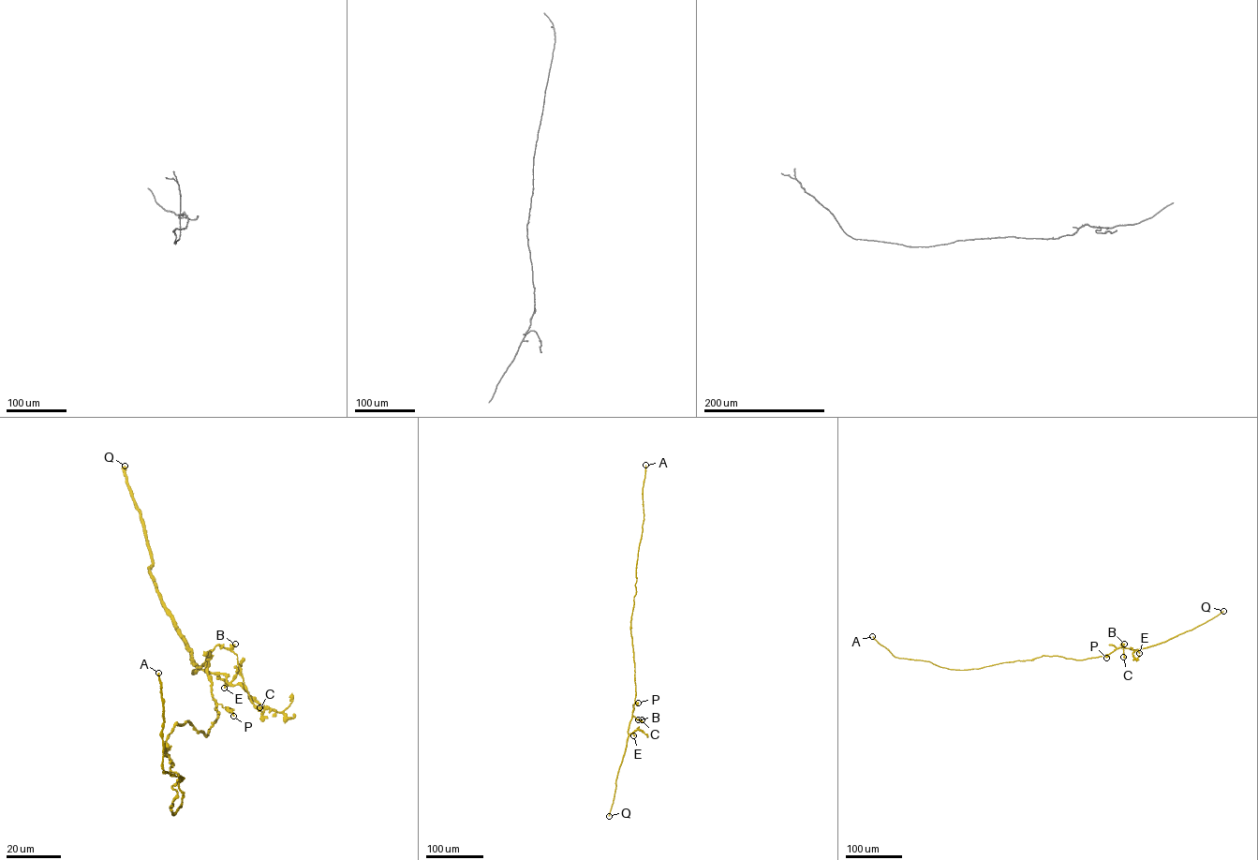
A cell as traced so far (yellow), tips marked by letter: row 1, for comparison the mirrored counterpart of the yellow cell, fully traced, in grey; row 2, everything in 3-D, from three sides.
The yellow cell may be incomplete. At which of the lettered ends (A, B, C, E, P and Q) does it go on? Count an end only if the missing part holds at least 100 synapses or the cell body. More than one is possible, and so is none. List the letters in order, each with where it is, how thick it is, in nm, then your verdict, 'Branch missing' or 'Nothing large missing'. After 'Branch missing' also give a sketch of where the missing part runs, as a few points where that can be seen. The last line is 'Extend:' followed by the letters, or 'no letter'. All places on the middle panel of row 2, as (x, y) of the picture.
A: Place: (645, 465). Thickness 480 nm. Branch missing. Course of what is missing: (645, 465), (646, 442), (642, 428), (635, 422)
B: Place: (638, 719). Thickness 600 nm. Nothing large missing
C: Place: (642, 719). Thickness 480 nm. Nothing large missing
E: Place: (633, 735). Thickness 440 nm. Nothing large missing
P: Place: (638, 703). Thickness 280 nm. Nothing large missing
Q: Place: (609, 816). Thickness 240 nm. Nothing large missing
Extend: A

